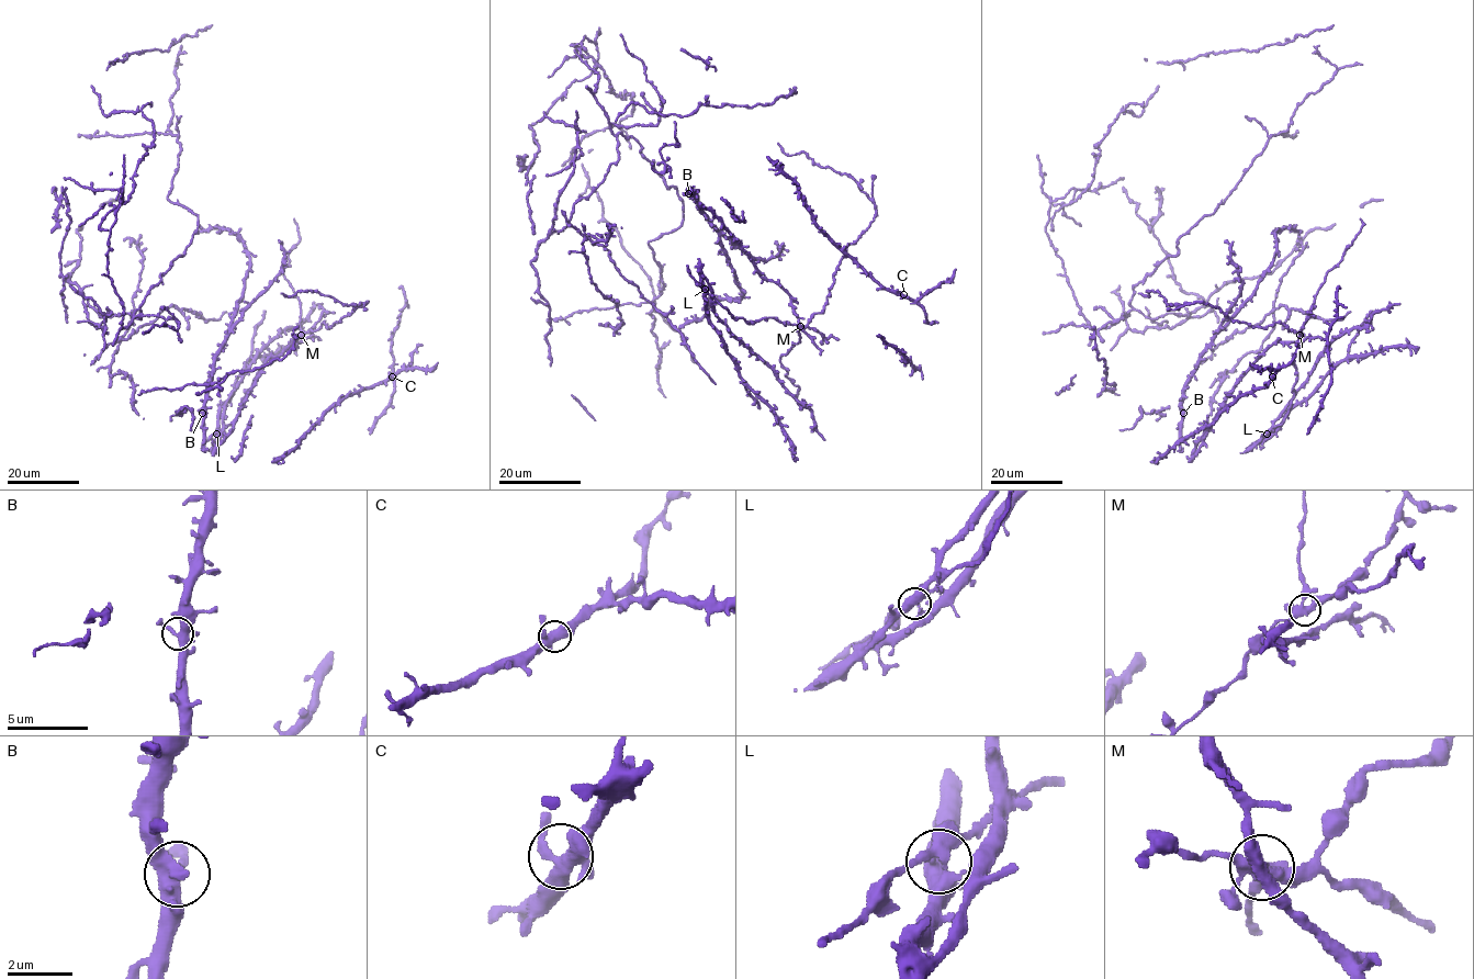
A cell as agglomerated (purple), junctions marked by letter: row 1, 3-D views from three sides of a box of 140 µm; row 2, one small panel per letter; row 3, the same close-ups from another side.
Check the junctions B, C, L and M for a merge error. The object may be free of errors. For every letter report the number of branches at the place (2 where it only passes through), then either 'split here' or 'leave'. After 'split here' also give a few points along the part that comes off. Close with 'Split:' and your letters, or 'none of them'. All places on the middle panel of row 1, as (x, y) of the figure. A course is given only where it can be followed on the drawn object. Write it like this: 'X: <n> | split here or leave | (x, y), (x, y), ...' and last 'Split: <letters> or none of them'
B: 4 | leave
C: 4 | leave
L: 4 | leave
M: 4 | split here | (800, 326), (800, 341), (780, 357), (786, 375), (799, 387), (795, 397), (791, 395)
Split: M

